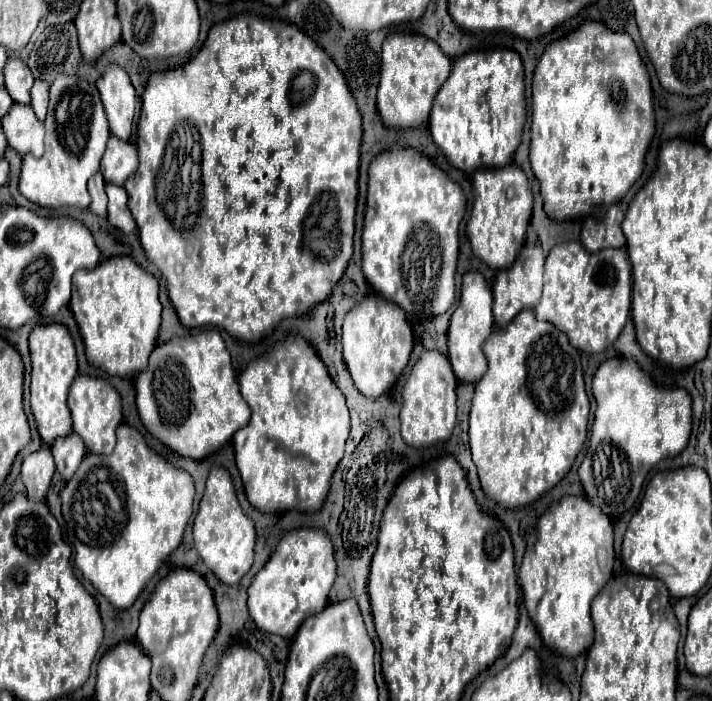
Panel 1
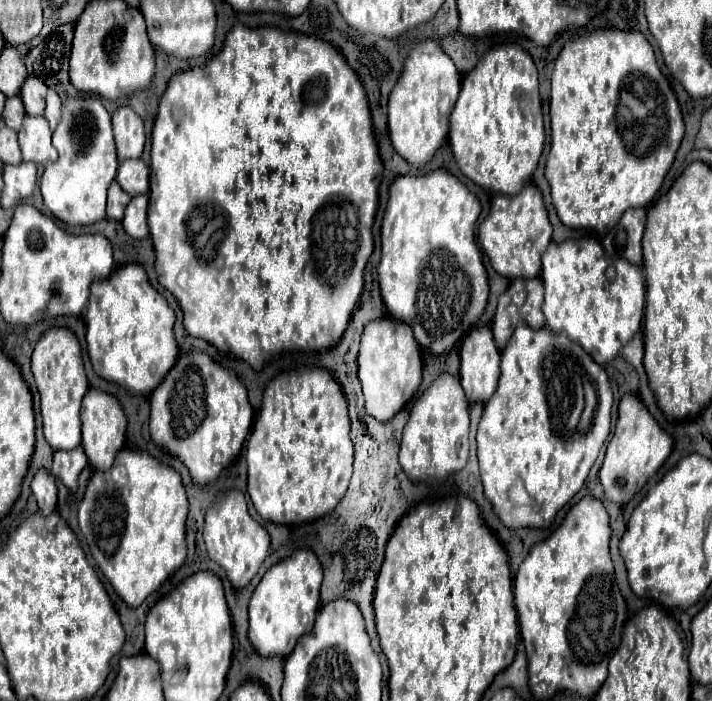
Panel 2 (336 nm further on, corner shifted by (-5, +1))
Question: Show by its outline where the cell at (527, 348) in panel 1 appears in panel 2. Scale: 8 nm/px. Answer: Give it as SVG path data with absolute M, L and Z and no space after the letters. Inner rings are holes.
M518 325L512 339L508 341L506 349L502 351L502 363L500 363L500 385L496 389L496 393L484 403L484 413L482 419L478 423L478 463L480 463L480 479L484 485L484 495L486 499L492 503L494 513L500 517L500 521L508 527L508 529L518 529L518 527L546 527L552 523L554 515L582 489L590 467L594 465L594 461L598 459L598 453L602 449L602 445L606 443L608 435L610 435L610 409L612 409L612 389L606 377L606 371L592 361L592 357L588 357L588 353L584 353L584 349L580 349L580 345L576 345L574 341L570 341L564 333L552 333L550 329L542 327L542 329L532 329L530 325ZM584 369L586 369L586 389L584 389ZM586 409L586 423L580 423L580 417ZM514 477L518 477L524 483L524 489L528 491L532 503L530 505L518 505L514 509L514 503L508 499L508 485L514 485Z

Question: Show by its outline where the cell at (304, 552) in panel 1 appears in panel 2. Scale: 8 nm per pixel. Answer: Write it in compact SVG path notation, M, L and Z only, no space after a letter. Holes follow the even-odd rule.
M298 549L290 557L286 557L284 561L276 563L274 567L270 567L266 571L266 575L262 577L262 581L258 583L258 587L254 589L252 599L250 599L250 631L248 631L248 637L260 655L268 657L268 655L292 653L298 639L302 635L306 635L314 625L314 617L316 617L318 607L320 607L320 585L322 585L322 565L310 549Z

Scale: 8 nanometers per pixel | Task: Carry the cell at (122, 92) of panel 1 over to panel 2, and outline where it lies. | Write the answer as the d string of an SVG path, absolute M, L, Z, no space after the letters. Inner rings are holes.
M124 105L114 111L112 115L112 129L114 129L114 139L116 139L116 149L118 149L118 159L136 159L142 157L144 151L144 125L138 113L130 107Z

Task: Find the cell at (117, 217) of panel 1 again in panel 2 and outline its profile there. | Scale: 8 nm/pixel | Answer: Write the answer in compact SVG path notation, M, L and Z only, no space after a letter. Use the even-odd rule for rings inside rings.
M138 195L132 197L124 211L124 231L134 237L134 239L144 239L148 237L148 221L146 221L146 211L148 211L148 195Z

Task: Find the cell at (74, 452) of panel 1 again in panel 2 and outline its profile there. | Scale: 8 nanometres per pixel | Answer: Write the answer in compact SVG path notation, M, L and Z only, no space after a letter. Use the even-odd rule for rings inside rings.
M80 445L74 449L68 449L68 451L56 451L50 473L56 479L60 479L68 489L74 491L76 483L78 483L78 475L86 467L86 463L88 463L88 459Z

